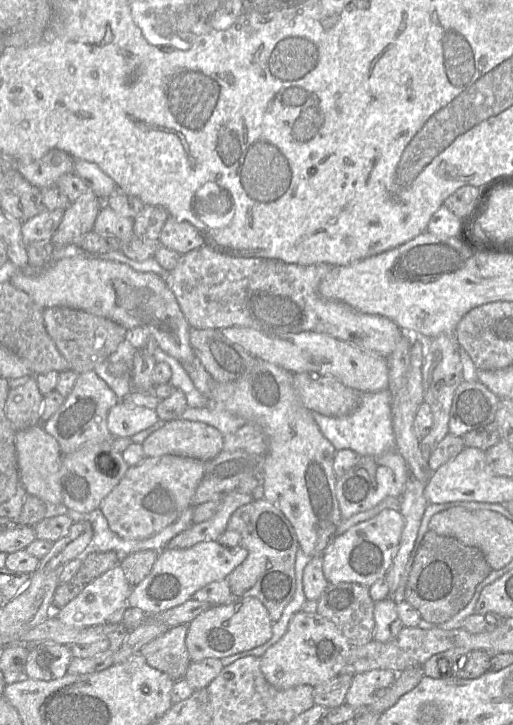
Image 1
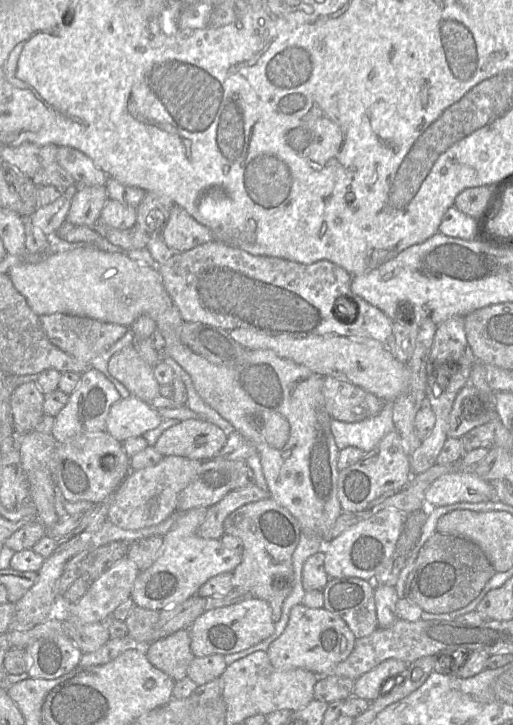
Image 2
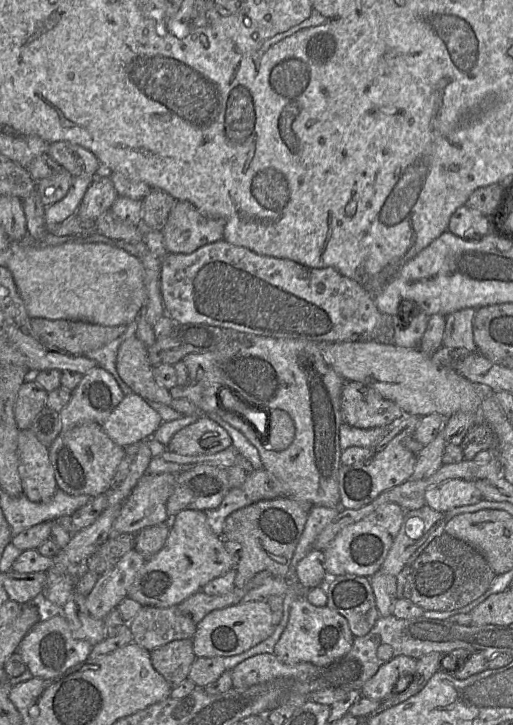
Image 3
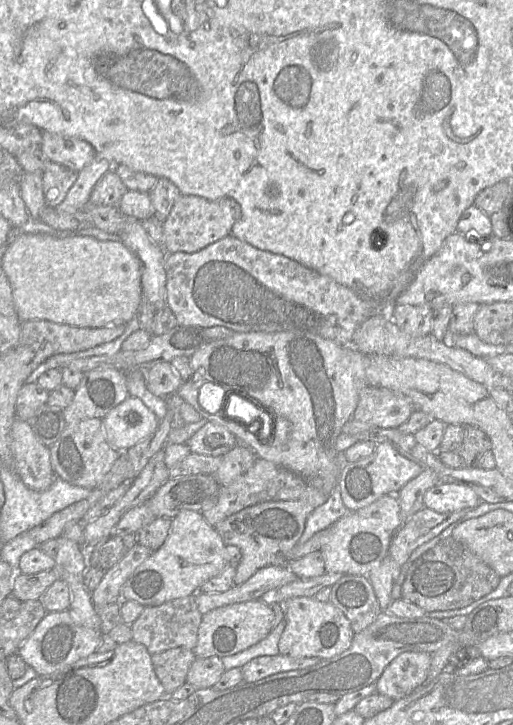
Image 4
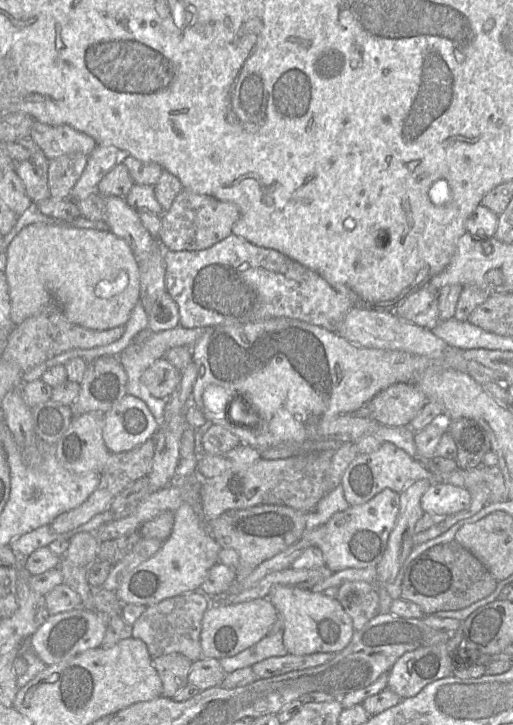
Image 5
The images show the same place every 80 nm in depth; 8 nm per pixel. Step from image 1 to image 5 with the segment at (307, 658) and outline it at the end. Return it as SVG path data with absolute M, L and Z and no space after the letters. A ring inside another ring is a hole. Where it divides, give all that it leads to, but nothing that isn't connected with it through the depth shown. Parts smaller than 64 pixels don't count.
M277 585L270 590L268 599L283 619L283 644L288 654L338 653L350 643L355 632L352 619L336 598L310 589Z

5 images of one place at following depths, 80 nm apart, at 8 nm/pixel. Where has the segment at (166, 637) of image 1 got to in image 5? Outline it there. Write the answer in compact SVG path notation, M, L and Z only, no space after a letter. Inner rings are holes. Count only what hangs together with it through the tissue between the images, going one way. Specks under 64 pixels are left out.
M170 653L153 658L162 682L162 696L172 698L188 684L192 661L179 653Z

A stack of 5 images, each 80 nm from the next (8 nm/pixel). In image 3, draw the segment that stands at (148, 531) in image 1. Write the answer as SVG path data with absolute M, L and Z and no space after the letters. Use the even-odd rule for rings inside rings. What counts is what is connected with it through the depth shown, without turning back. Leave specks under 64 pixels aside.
M144 474L123 501L113 524L113 535L136 535L146 527L168 521L166 504L176 484L176 474Z

